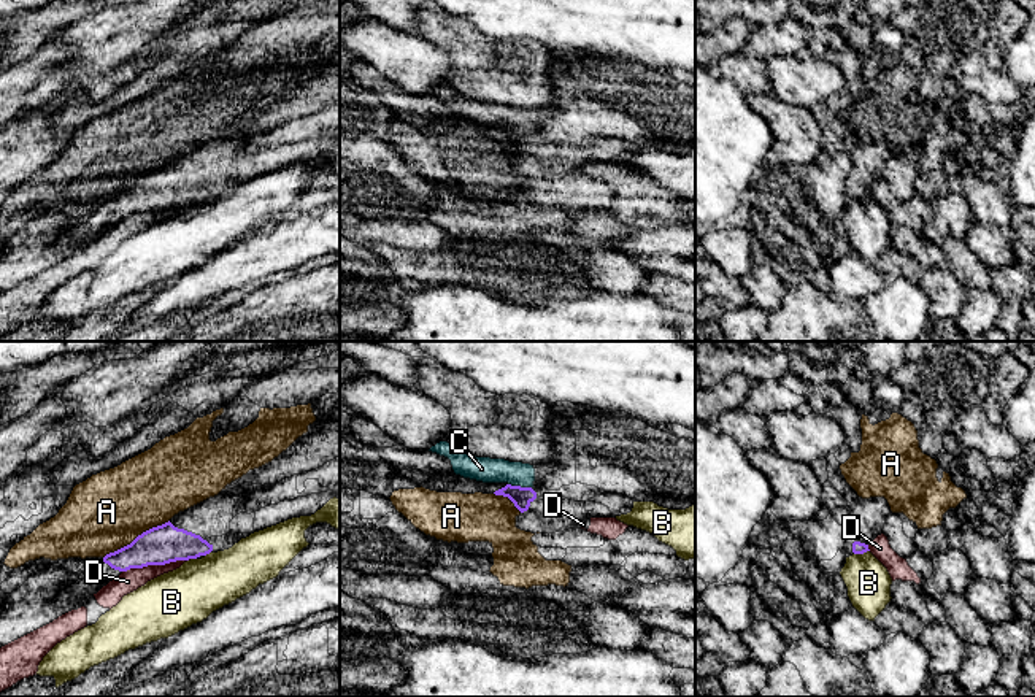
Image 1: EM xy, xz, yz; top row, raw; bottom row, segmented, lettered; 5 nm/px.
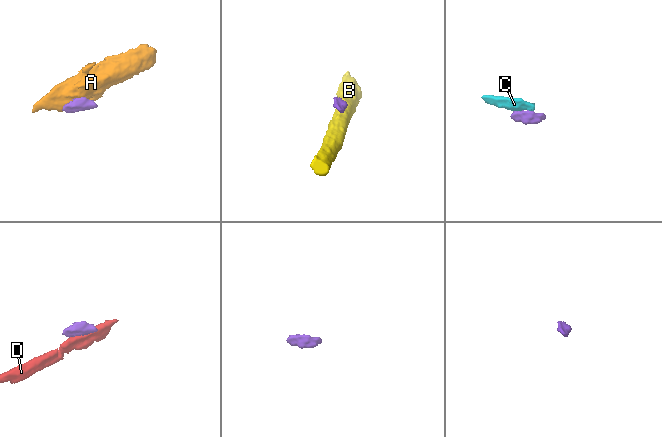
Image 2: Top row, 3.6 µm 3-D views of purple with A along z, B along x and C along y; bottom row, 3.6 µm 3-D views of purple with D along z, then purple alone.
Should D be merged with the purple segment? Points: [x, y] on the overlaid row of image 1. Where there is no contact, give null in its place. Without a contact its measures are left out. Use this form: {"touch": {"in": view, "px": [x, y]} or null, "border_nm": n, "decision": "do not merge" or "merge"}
{"touch": {"in": "xy", "px": [156, 564]}, "border_nm": 360, "decision": "do not merge"}

